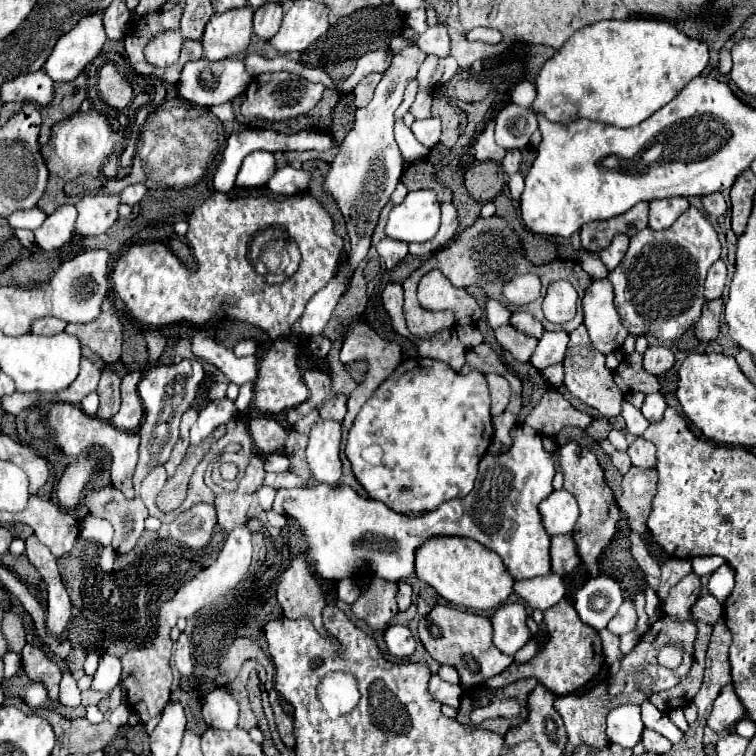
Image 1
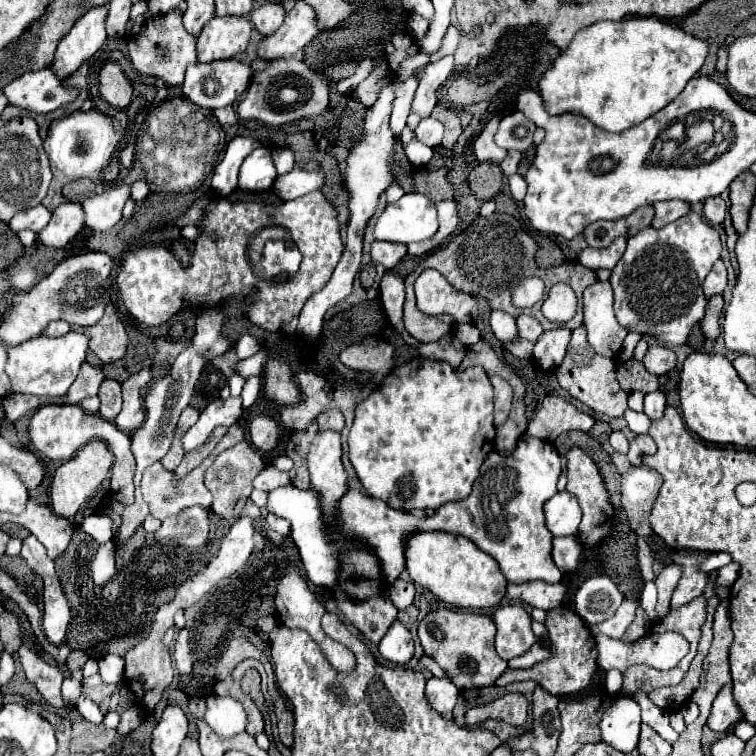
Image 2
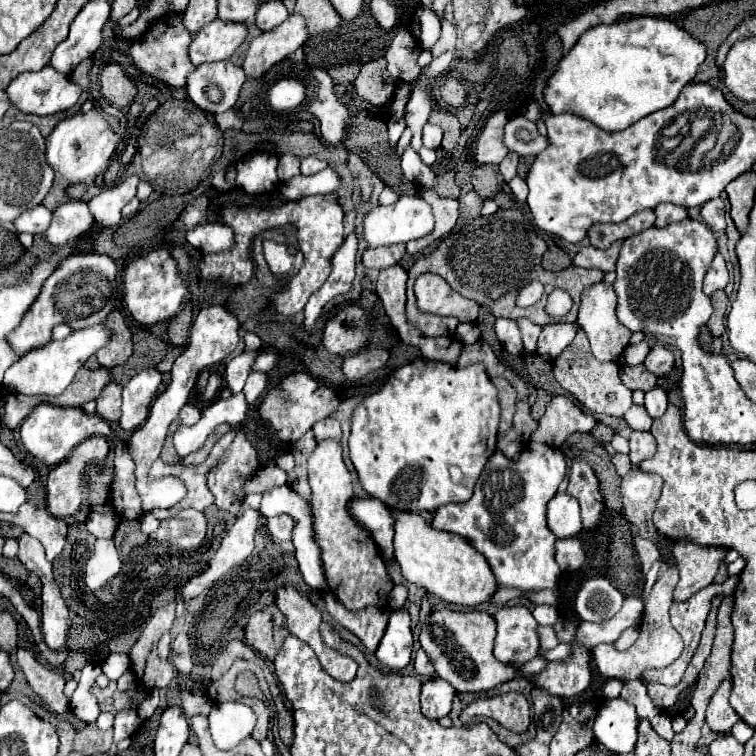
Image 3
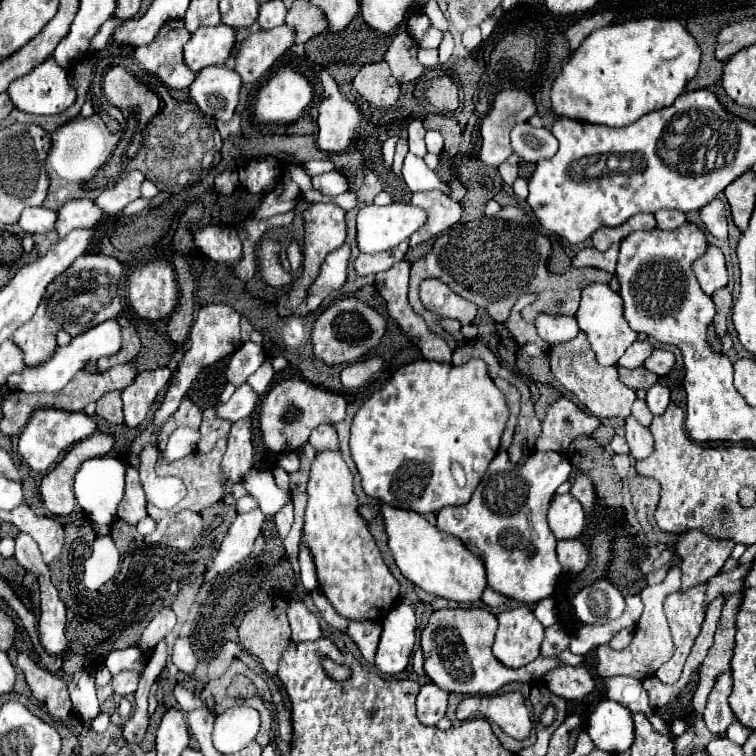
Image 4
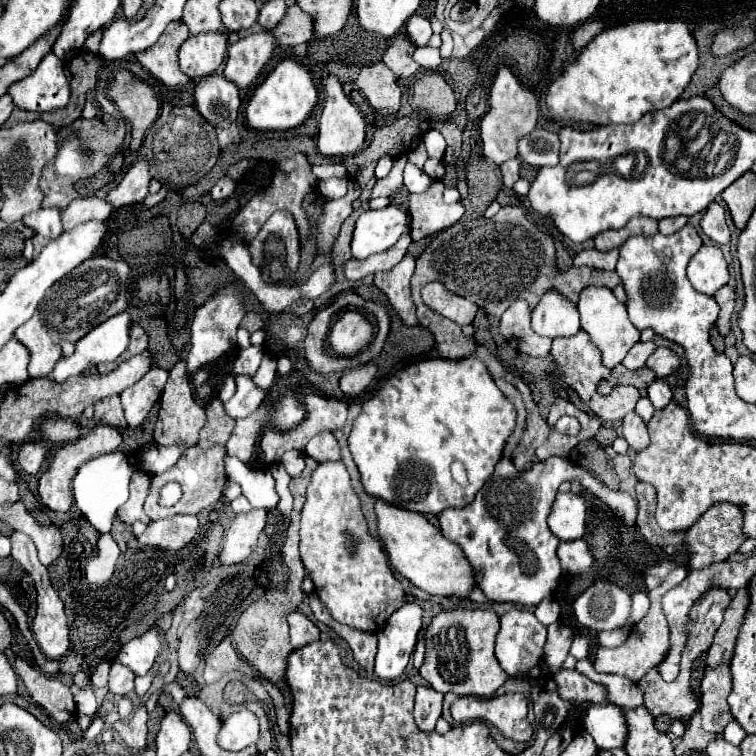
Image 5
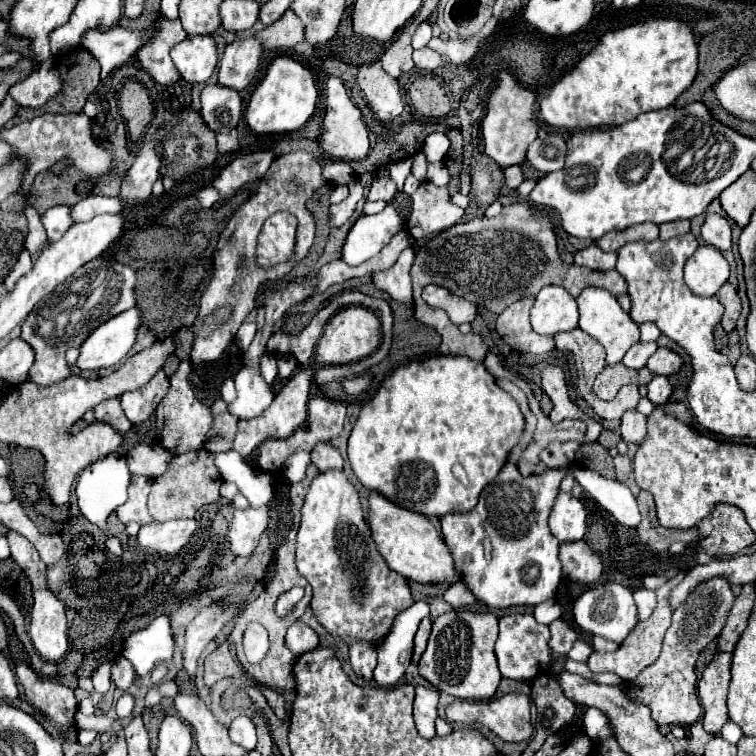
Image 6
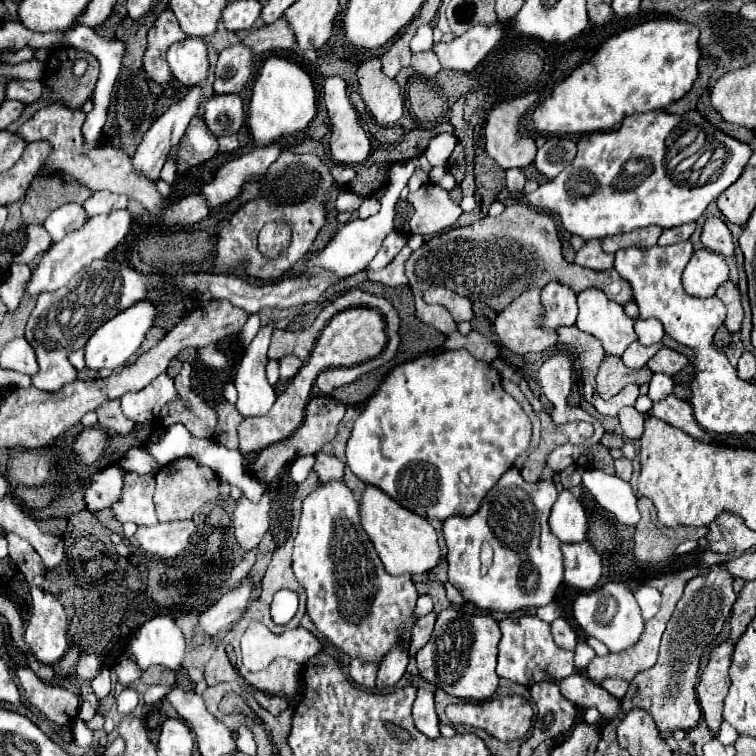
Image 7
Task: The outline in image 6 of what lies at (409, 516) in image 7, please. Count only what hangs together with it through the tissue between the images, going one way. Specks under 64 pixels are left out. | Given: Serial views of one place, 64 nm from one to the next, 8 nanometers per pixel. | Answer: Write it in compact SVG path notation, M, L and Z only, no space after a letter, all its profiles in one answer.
M370 494L370 530L388 566L406 580L440 588L448 588L460 582L460 574L454 570L454 558L450 548L426 516L404 510L386 500L382 494Z

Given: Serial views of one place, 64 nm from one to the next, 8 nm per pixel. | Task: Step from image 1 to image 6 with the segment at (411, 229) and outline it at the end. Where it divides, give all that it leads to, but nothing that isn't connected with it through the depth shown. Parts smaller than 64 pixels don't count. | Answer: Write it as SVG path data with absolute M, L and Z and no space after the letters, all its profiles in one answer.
M392 204L378 214L360 216L340 248L340 258L350 266L358 266L376 256L402 228L402 218Z

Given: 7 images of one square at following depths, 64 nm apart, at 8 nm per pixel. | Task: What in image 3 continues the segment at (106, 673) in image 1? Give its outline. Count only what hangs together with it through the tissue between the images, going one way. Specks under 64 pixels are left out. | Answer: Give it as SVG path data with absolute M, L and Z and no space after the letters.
M110 654L102 664L102 672L106 674L108 680L118 680L122 674L128 672L128 668L130 668L128 654Z

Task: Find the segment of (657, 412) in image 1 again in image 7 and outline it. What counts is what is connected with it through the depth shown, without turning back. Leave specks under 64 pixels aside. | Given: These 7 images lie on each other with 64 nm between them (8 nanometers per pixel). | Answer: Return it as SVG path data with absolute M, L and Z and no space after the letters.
M654 374L652 380L650 380L650 392L648 392L650 400L658 402L658 400L670 396L672 394L672 386L674 384L672 384L670 376L666 376L666 374Z

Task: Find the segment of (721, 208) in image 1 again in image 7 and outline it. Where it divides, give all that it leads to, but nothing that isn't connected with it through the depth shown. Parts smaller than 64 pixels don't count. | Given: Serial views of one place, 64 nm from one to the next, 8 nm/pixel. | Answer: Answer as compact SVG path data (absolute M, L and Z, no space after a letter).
M708 216L702 228L702 244L704 248L722 254L722 256L734 256L734 244L732 234L726 226L726 222L718 216Z

